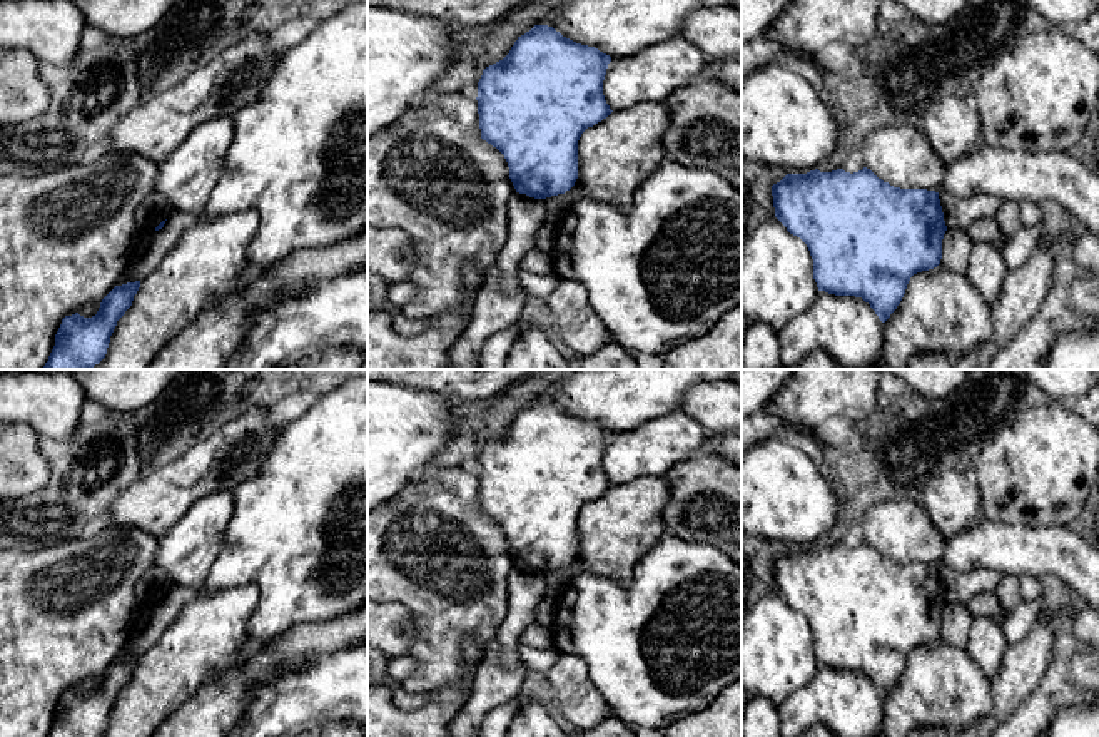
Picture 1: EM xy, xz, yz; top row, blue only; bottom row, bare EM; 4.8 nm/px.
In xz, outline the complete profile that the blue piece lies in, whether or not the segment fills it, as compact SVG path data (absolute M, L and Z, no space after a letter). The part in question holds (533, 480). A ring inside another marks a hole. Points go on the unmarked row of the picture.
M534 399L478 456L481 513L506 533L519 568L546 573L578 553L581 508L613 485L603 470L611 431Z

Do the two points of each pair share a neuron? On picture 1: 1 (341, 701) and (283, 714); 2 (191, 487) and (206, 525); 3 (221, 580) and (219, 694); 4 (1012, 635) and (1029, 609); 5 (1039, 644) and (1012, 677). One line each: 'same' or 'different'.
1: same
2: different
3: different
4: same
5: same

